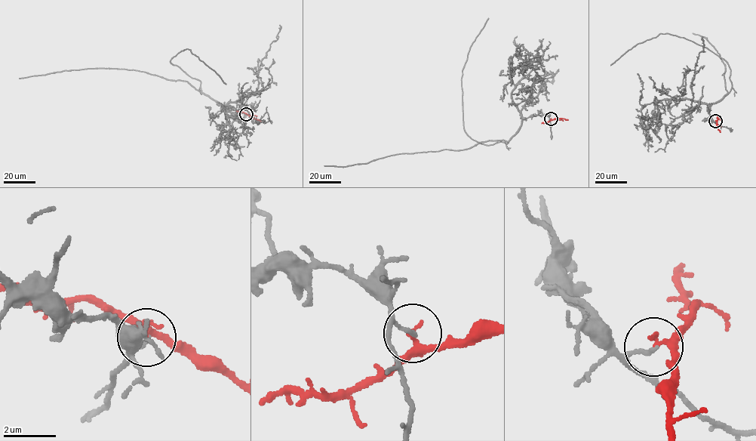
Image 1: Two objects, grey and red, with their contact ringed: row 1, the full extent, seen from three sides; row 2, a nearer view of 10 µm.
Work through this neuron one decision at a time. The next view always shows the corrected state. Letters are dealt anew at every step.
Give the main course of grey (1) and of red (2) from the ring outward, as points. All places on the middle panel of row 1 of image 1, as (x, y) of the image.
1: (550, 119), (536, 115), (523, 119), (508, 141), (489, 140), (460, 150), (403, 153), (350, 166), (324, 165)
2: (550, 119), (567, 119)

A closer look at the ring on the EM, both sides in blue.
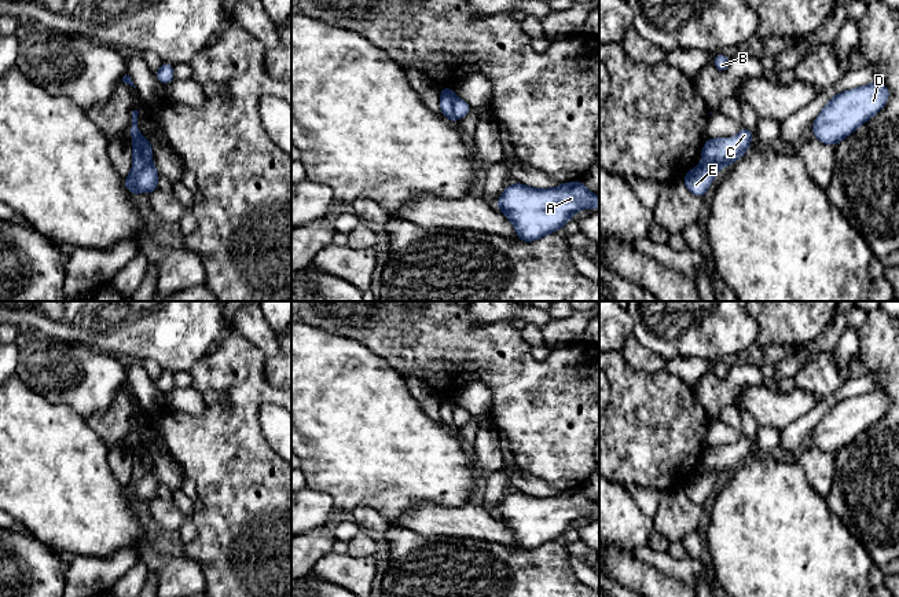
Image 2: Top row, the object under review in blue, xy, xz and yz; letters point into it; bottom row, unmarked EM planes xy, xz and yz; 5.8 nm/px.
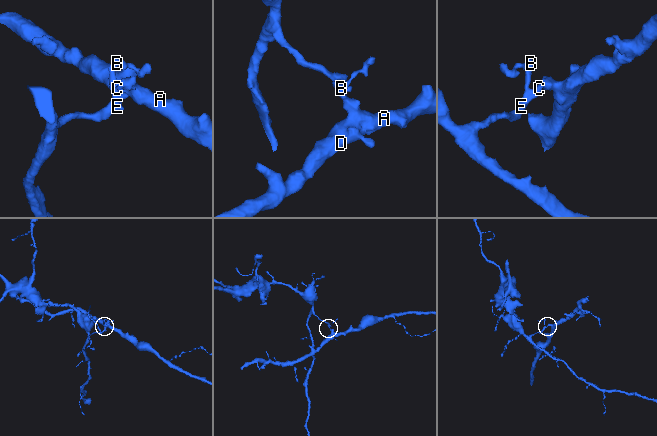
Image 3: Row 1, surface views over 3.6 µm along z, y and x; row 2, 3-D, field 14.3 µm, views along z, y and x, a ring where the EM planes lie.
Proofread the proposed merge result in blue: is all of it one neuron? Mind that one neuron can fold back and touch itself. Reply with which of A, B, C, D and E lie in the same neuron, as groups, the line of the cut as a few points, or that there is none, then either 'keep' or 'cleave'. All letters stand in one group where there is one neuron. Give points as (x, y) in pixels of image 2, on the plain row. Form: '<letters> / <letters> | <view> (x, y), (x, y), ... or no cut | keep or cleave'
A B C D / E | xz (443, 400), (451, 405), (455, 429) | cleave

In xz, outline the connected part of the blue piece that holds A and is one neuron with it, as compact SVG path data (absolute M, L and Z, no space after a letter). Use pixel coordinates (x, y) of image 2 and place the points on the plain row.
M581 488L551 497L535 497L522 491L504 495L498 517L513 531L518 547L533 550L557 541L580 519L599 517L595 505Z

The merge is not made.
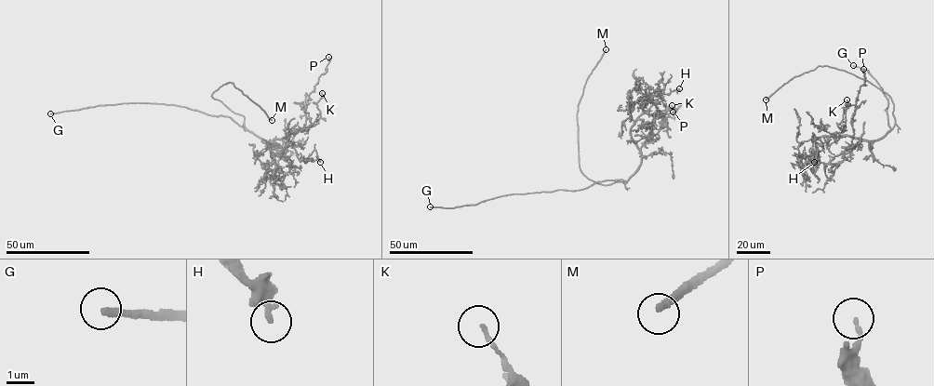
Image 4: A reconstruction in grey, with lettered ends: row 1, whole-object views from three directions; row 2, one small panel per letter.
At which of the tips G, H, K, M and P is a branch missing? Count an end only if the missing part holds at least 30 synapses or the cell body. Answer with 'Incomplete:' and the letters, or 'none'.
Incomplete: G, M

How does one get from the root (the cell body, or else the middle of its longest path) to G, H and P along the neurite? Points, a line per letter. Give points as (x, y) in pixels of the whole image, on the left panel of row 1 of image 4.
G: (244, 127), (230, 117), (164, 103), (100, 105), (50, 113)
H: (244, 127), (264, 142), (282, 139), (293, 147), (301, 160), (315, 150), (320, 162)
P: (244, 127), (275, 149), (285, 147), (305, 123), (306, 103), (318, 77), (326, 72), (328, 57)

